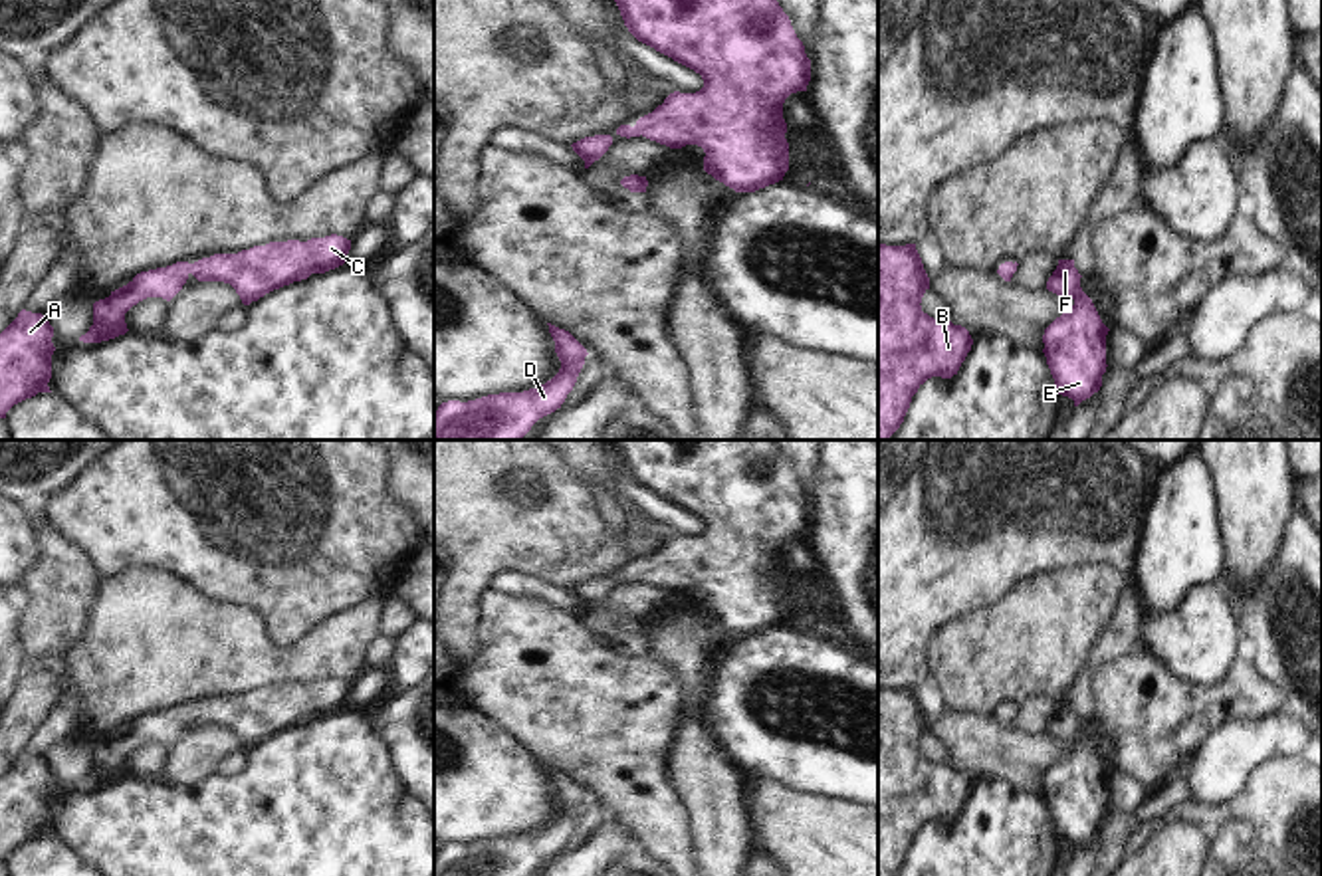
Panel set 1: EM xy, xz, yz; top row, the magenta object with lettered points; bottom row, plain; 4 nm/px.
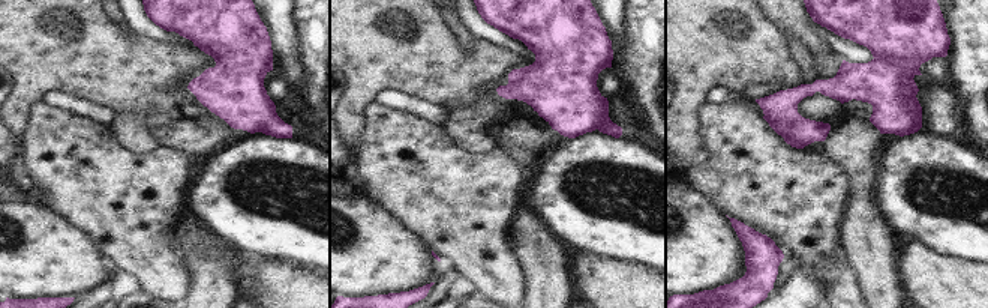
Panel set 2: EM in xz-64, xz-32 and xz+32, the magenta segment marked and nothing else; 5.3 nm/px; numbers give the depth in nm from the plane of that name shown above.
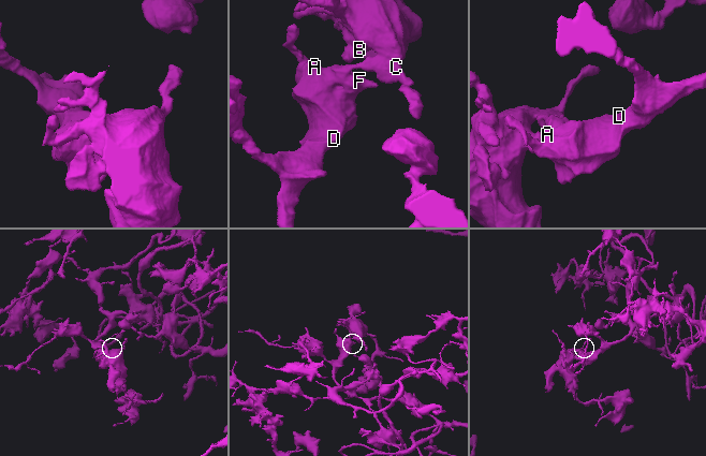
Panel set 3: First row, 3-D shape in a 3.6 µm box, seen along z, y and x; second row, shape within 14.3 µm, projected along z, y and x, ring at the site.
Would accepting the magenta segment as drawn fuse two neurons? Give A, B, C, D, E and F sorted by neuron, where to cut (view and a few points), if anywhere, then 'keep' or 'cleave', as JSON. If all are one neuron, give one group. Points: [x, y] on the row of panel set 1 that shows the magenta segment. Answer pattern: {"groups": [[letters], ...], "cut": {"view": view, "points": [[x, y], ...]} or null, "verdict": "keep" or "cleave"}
{"groups": [["A", "B", "C", "D", "E", "F"]], "cut": null, "verdict": "keep"}

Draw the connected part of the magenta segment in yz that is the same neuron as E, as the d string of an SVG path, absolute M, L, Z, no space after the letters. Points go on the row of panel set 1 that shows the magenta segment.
M1058 260L1047 281L1047 289L1074 299L1070 311L1056 317L1043 335L1045 357L1058 394L1078 406L1102 386L1106 373L1106 335L1092 299L1080 287L1080 274L1074 260Z

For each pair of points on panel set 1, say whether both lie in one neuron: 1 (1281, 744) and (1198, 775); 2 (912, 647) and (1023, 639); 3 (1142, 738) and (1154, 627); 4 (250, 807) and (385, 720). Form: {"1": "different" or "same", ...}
{"1": "same", "2": "different", "3": "different", "4": "different"}

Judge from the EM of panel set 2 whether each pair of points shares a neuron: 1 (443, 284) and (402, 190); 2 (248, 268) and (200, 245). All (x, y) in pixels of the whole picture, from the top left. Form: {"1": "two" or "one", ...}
{"1": "two", "2": "one"}

